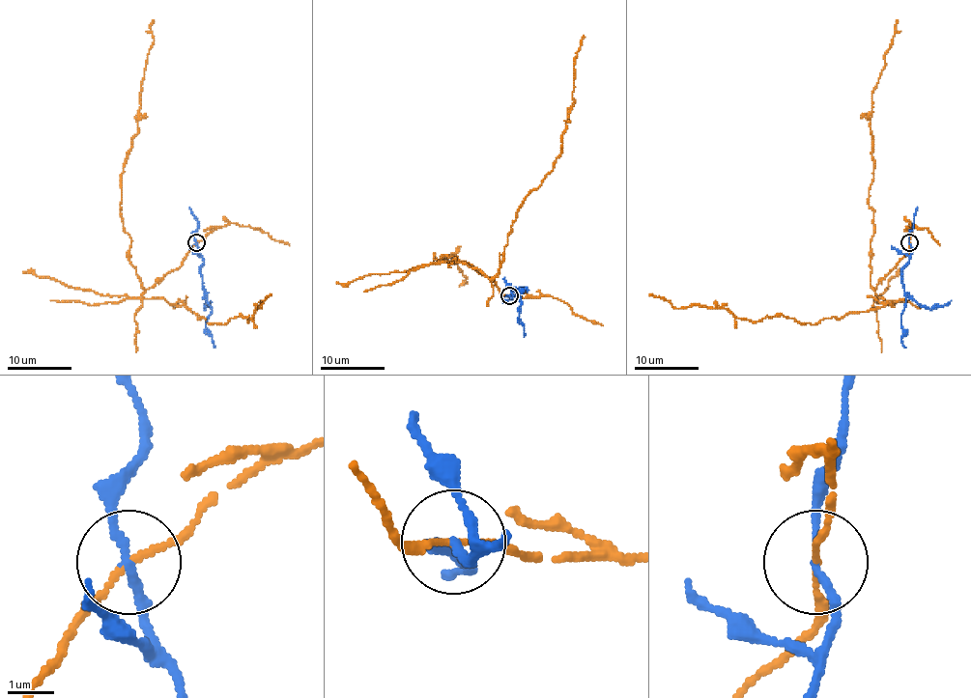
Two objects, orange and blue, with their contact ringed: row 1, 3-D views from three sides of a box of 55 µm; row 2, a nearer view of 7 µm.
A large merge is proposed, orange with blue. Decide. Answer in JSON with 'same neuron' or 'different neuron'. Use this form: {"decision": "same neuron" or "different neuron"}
{"decision": "different neuron"}

